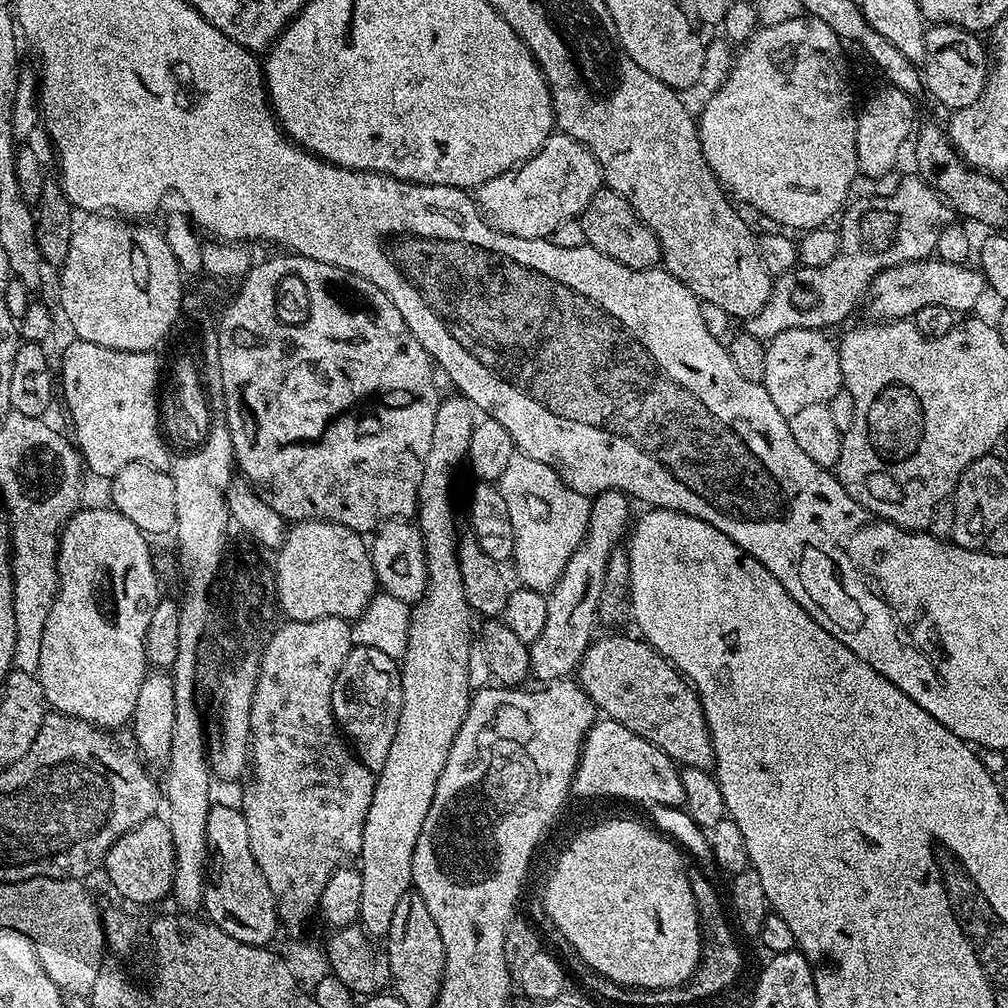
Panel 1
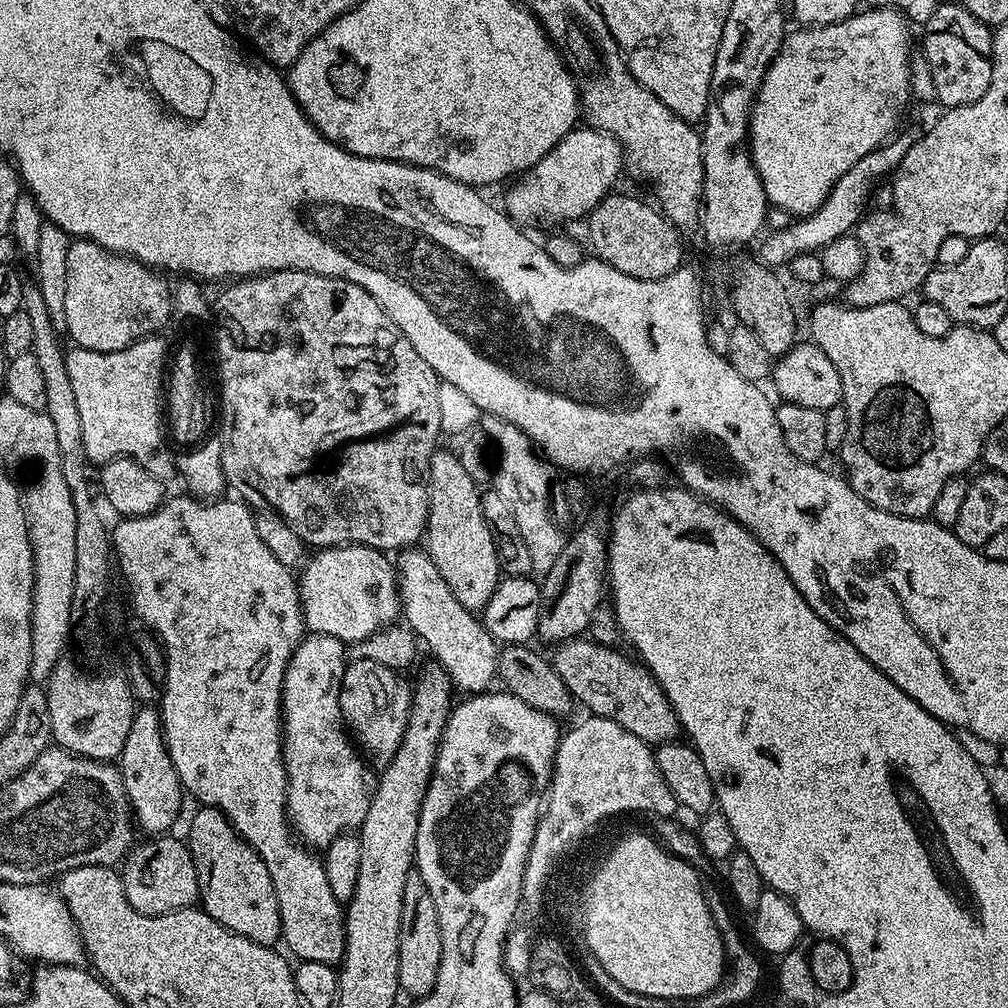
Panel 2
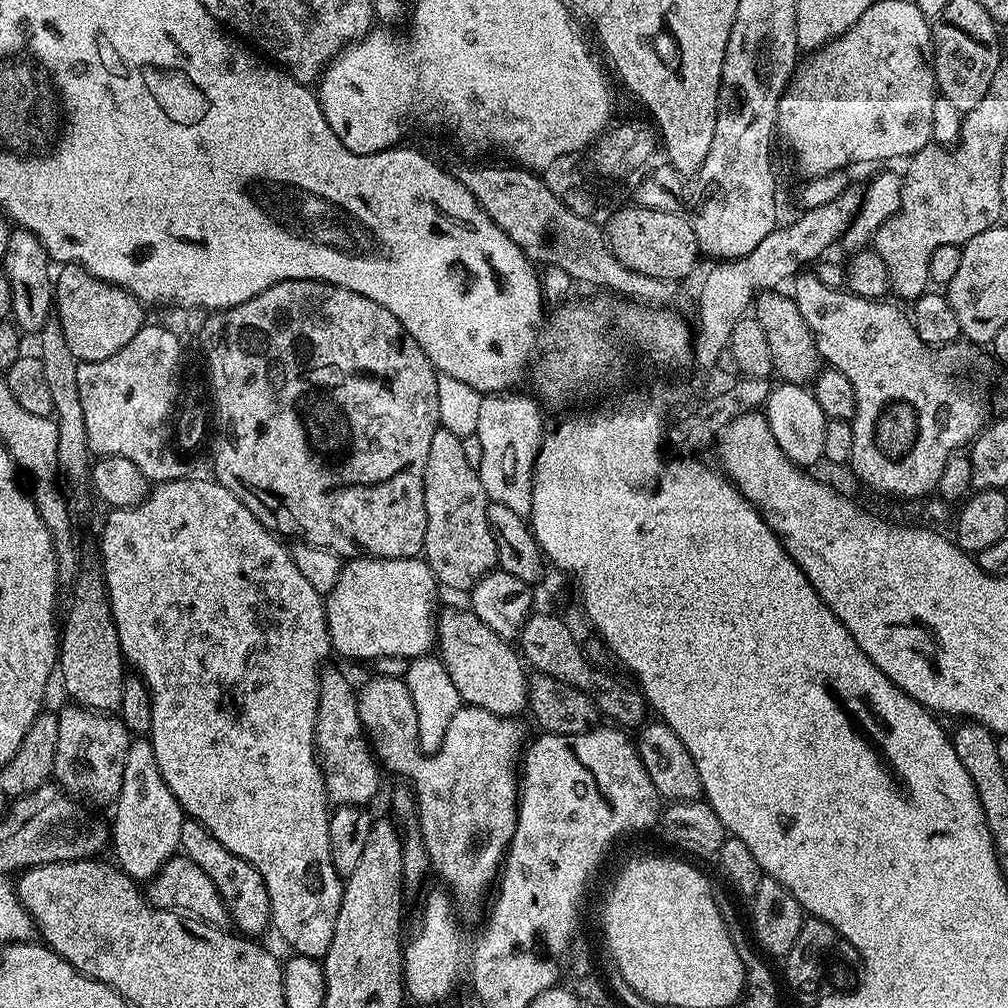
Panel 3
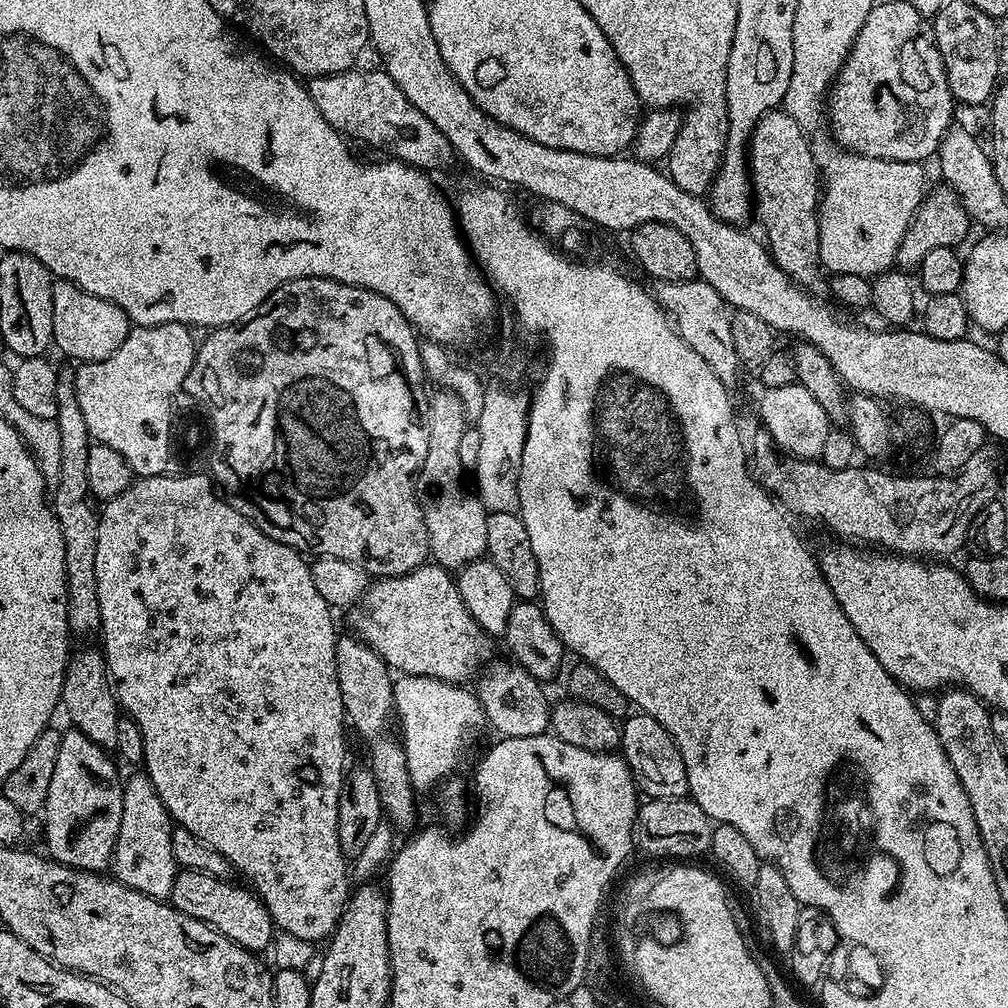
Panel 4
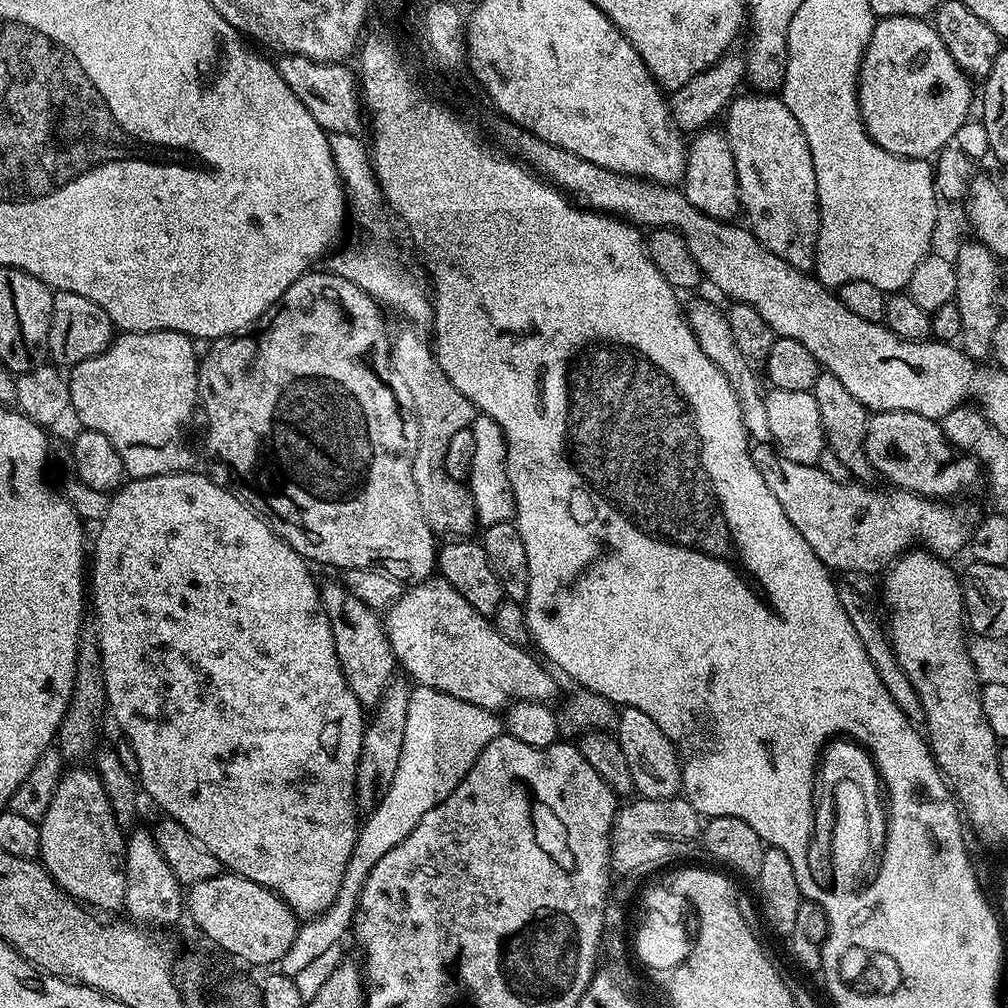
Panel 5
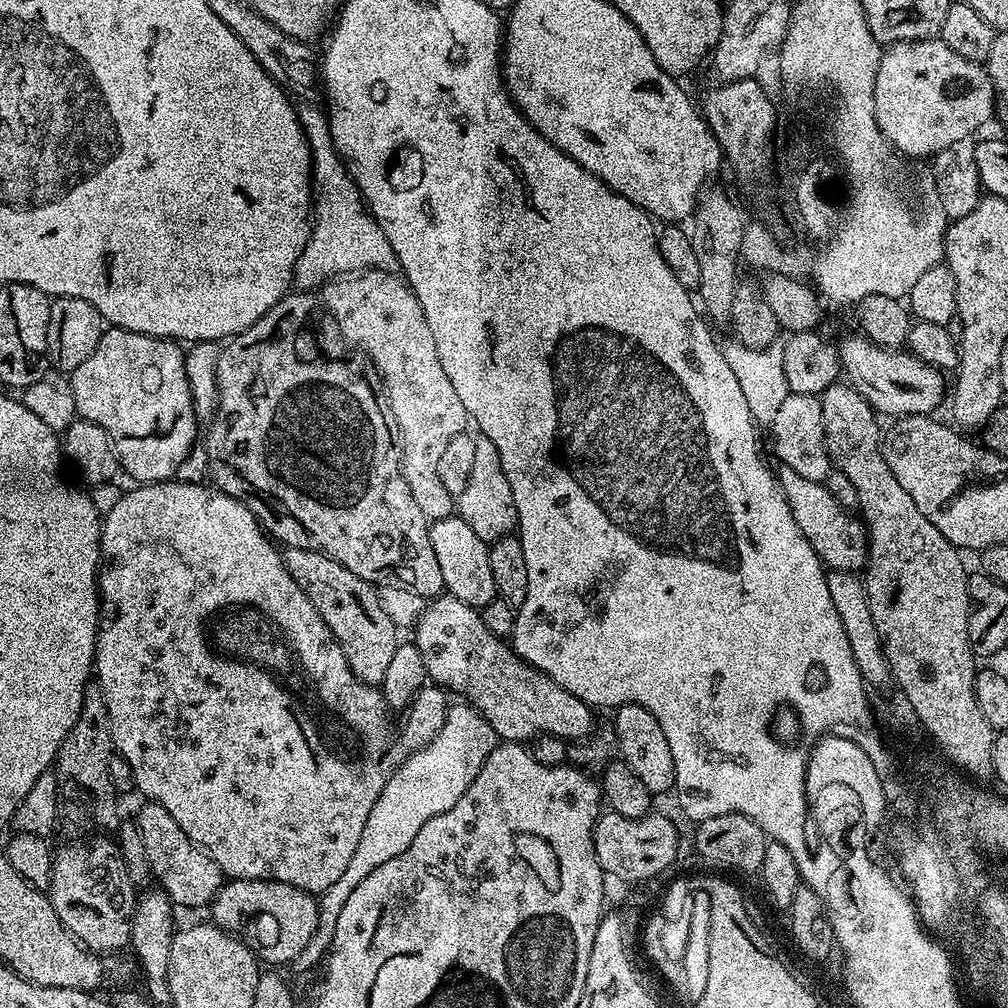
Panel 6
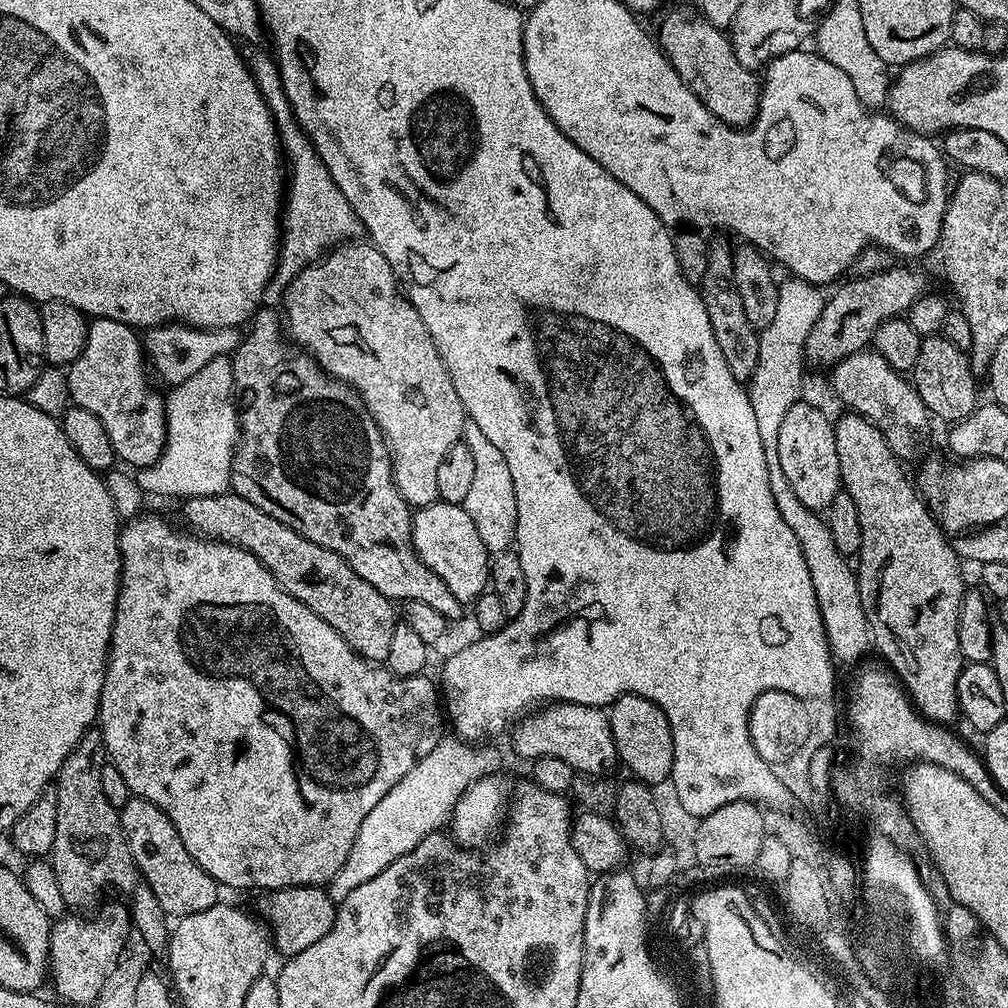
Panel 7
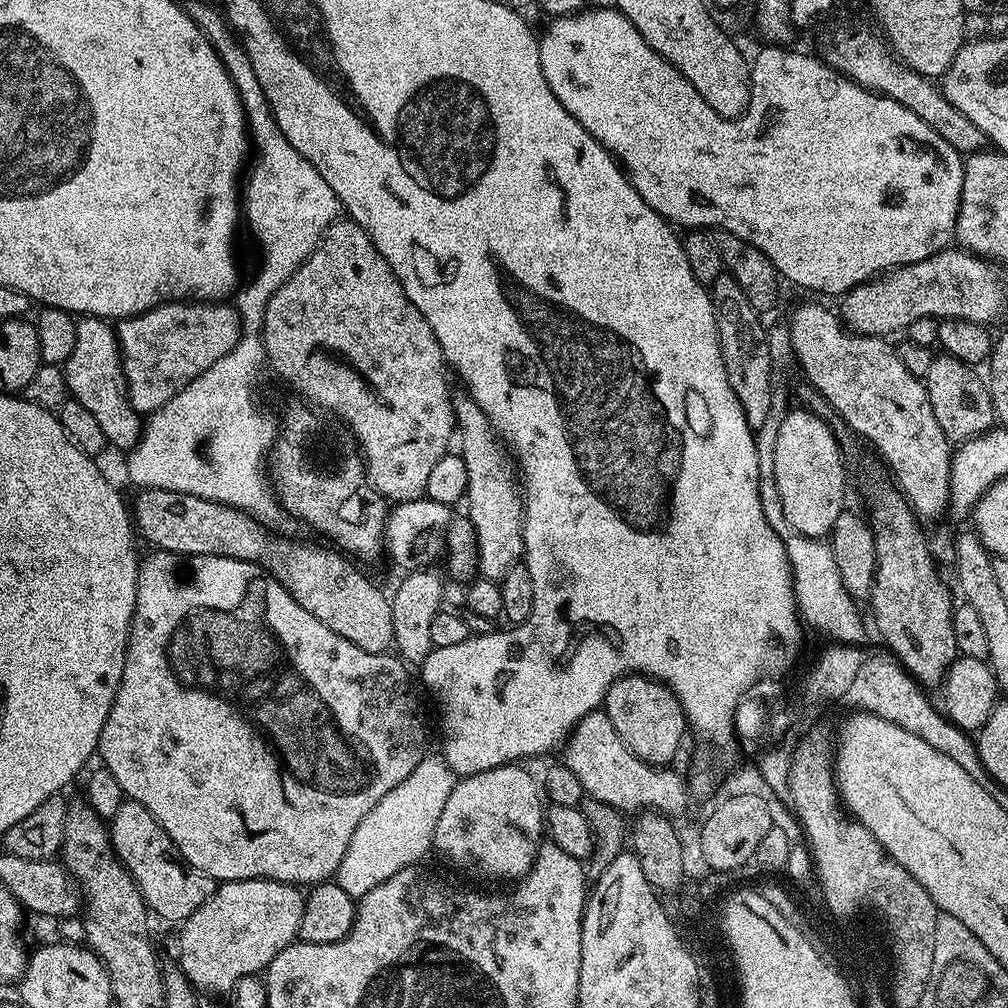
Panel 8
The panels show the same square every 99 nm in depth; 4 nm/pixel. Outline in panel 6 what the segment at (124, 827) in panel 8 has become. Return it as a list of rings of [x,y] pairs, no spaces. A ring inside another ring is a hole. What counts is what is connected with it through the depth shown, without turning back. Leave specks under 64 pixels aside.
[[[151,802],[141,805],[140,813],[135,813],[134,819],[138,826],[138,834],[142,834],[152,880],[160,883],[157,884],[159,891],[165,892],[173,905],[179,907],[180,904],[184,908],[211,905],[212,899],[226,882],[225,874],[218,862],[214,862],[214,858],[210,858],[199,844],[195,844],[186,834],[186,830],[182,830],[182,826],[174,822],[174,818],[170,818],[170,810],[166,810],[166,806]]]

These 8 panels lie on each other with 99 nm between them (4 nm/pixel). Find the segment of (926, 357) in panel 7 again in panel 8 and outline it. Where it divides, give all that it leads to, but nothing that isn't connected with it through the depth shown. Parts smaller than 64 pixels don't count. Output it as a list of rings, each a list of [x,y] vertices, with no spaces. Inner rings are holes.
[[[936,354],[930,362],[930,370],[922,377],[924,389],[930,398],[930,410],[934,410],[934,418],[938,418],[938,426],[942,426],[942,434],[946,434],[950,442],[972,440],[997,423],[992,395],[985,377],[976,372],[979,371],[973,365],[958,358]]]

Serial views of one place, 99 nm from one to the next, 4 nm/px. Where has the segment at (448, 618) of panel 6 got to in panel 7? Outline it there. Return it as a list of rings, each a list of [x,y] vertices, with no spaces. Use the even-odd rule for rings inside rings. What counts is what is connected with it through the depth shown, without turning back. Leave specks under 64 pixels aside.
[[[545,703],[523,722],[517,723],[511,729],[511,736],[513,750],[525,762],[540,760],[543,756],[562,758],[562,762],[572,767],[573,773],[585,772],[591,778],[607,773],[604,771],[618,760],[607,711],[595,704]]]

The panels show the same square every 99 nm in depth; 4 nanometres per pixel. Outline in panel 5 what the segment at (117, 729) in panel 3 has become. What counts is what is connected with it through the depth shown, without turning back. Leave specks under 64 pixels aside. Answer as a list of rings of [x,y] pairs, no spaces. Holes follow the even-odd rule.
[[[88,766],[69,767],[60,777],[50,810],[38,822],[38,860],[73,900],[97,913],[119,913],[126,898],[126,834],[118,826],[114,810],[110,810],[100,777],[91,767],[84,767]]]

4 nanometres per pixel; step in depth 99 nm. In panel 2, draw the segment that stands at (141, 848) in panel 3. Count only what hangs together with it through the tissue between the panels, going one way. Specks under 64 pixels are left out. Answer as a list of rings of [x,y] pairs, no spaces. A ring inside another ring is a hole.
[[[141,707],[134,722],[130,722],[130,734],[126,734],[126,742],[118,757],[118,767],[132,807],[135,827],[139,831],[141,828],[145,832],[143,835],[148,838],[171,833],[172,823],[180,812],[182,785],[174,770],[174,762],[170,762],[164,728],[160,725],[160,714],[155,707]]]

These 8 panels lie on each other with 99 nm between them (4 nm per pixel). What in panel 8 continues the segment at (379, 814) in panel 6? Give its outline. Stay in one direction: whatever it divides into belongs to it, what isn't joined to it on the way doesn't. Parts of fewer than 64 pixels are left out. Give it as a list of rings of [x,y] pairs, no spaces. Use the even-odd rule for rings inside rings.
[[[425,755],[423,760],[414,766],[414,770],[394,790],[390,790],[358,822],[350,846],[338,866],[334,883],[342,886],[346,894],[353,898],[365,896],[374,886],[382,886],[386,878],[394,878],[398,870],[419,865],[419,860],[429,851],[433,851],[432,835],[438,826],[438,817],[446,807],[446,798],[455,786],[457,777],[452,768],[445,762],[443,755]]]

